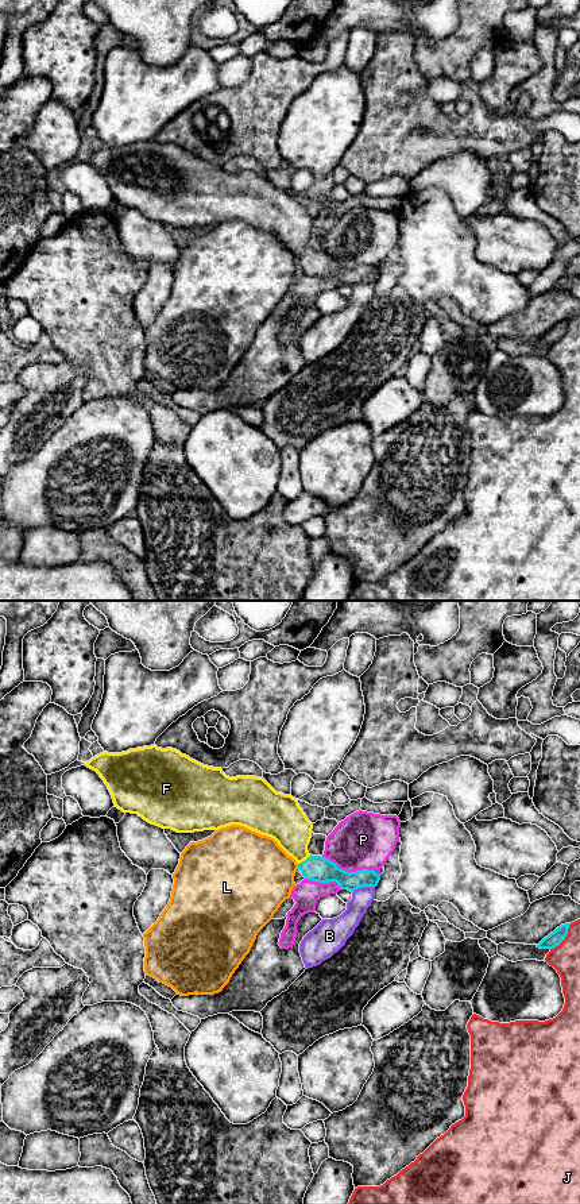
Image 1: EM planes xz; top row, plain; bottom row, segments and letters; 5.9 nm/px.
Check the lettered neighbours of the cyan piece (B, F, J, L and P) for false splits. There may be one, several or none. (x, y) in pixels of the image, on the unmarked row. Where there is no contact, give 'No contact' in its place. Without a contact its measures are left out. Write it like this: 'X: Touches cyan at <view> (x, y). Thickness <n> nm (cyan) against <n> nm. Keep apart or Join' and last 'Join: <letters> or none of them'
B: Touches cyan at xz (363, 281). Thickness 140 nm (cyan) against 120 nm. Keep apart
F: Touches cyan at xz (305, 255). Thickness 160 nm (cyan) against 240 nm. Join
J: Touches cyan at xz (564, 334). Thickness 90 nm (cyan) against 180 nm. Keep apart
L: Touches cyan at xz (298, 262). Thickness 160 nm (cyan) against 420 nm. Keep apart
P: Touches cyan at xz (348, 267). Thickness 160 nm (cyan) against 340 nm. Keep apart
Join: F

